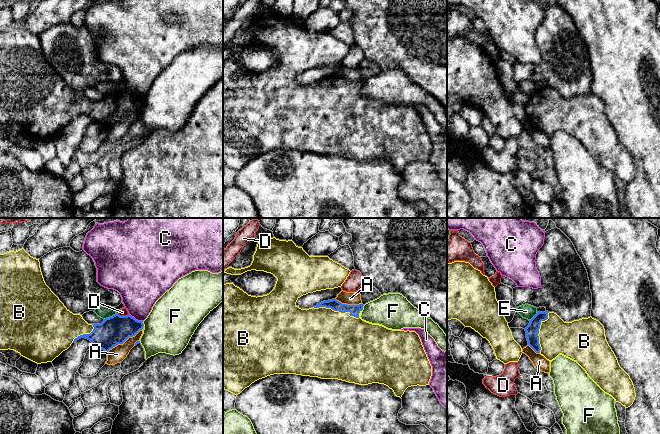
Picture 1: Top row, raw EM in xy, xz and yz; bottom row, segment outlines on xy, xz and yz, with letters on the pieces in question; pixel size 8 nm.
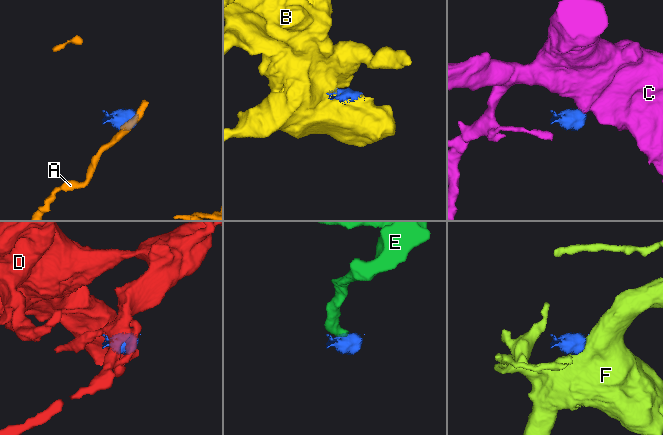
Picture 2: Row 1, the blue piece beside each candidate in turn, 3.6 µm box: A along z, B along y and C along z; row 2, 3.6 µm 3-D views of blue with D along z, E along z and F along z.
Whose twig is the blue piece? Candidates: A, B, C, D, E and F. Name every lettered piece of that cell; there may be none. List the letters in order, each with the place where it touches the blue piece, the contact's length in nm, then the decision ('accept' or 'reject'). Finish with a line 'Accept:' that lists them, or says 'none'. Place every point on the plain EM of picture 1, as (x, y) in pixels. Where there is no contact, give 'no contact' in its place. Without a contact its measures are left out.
A: contact xy (125, 116); length 360 nm; reject
B: contact xz (339, 87); length 400 nm; accept
C: contact xy (135, 95); length 120 nm; reject
D: contact xy (124, 92); length 100 nm; reject
E: contact xy (110, 93); length 120 nm; reject
F: contact xy (143, 100); length 50 nm; reject
Accept: B

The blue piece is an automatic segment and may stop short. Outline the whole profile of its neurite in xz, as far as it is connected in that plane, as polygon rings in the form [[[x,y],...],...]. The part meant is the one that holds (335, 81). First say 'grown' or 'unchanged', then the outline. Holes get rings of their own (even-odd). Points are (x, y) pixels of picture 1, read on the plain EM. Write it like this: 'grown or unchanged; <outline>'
grown; [[[273,13],[264,14],[258,17],[256,27],[253,31],[253,37],[250,42],[241,45],[229,43],[225,45],[224,49],[231,51],[241,51],[251,46],[271,49],[277,54],[277,57],[274,65],[269,70],[257,73],[248,71],[233,59],[226,59],[223,61],[223,165],[238,171],[255,157],[274,150],[296,150],[302,152],[318,153],[321,155],[338,155],[359,161],[379,159],[388,162],[393,166],[395,172],[400,174],[408,163],[429,161],[432,152],[432,142],[424,126],[421,115],[415,107],[392,106],[382,101],[372,100],[362,96],[360,91],[363,86],[363,80],[347,81],[342,80],[336,75],[332,75],[323,77],[309,85],[301,85],[296,81],[297,76],[303,71],[316,67],[341,63],[351,48],[349,45],[333,37],[328,32],[309,32],[302,23],[298,23],[292,16],[279,16]]]

